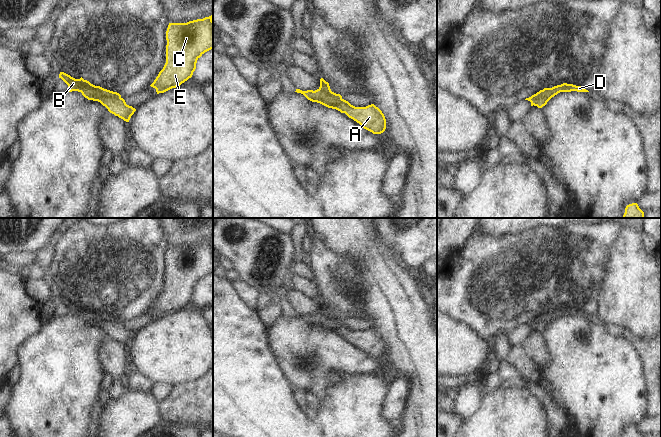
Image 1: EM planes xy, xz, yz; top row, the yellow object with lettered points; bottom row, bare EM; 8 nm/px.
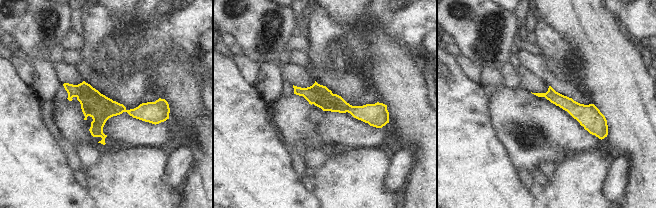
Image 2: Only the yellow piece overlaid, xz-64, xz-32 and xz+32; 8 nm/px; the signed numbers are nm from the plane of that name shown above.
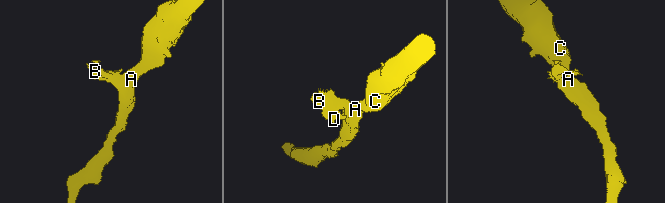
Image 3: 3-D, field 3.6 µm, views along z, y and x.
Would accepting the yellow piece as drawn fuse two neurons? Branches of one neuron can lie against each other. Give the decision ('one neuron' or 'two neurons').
two neurons

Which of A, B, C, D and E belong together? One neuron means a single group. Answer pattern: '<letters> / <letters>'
A C E / B D

